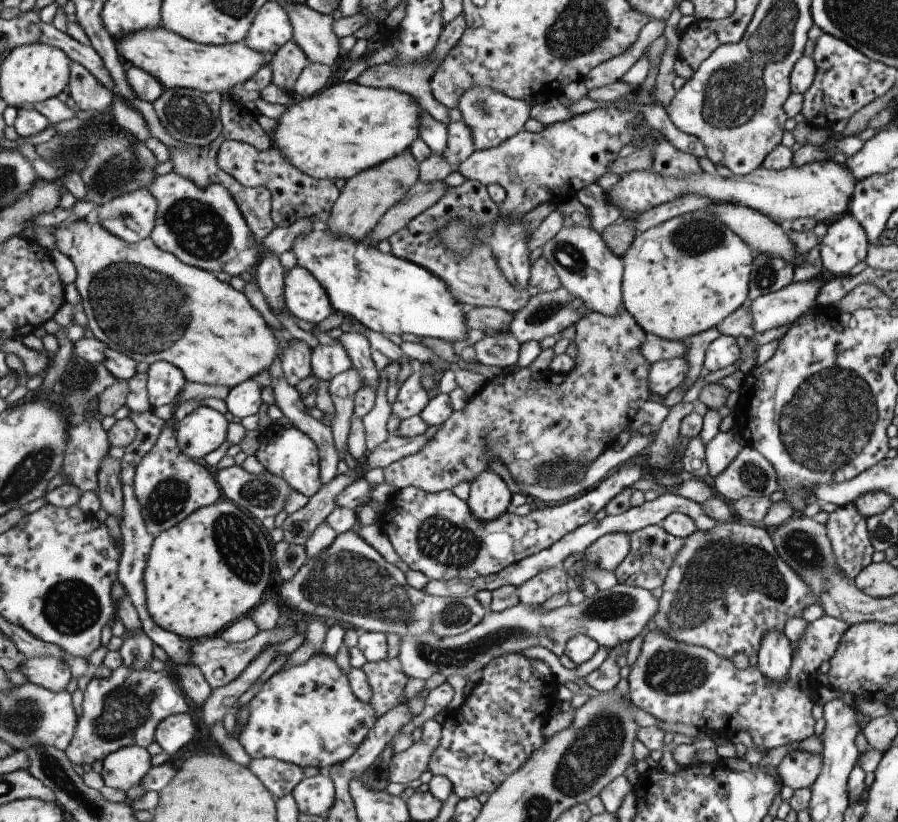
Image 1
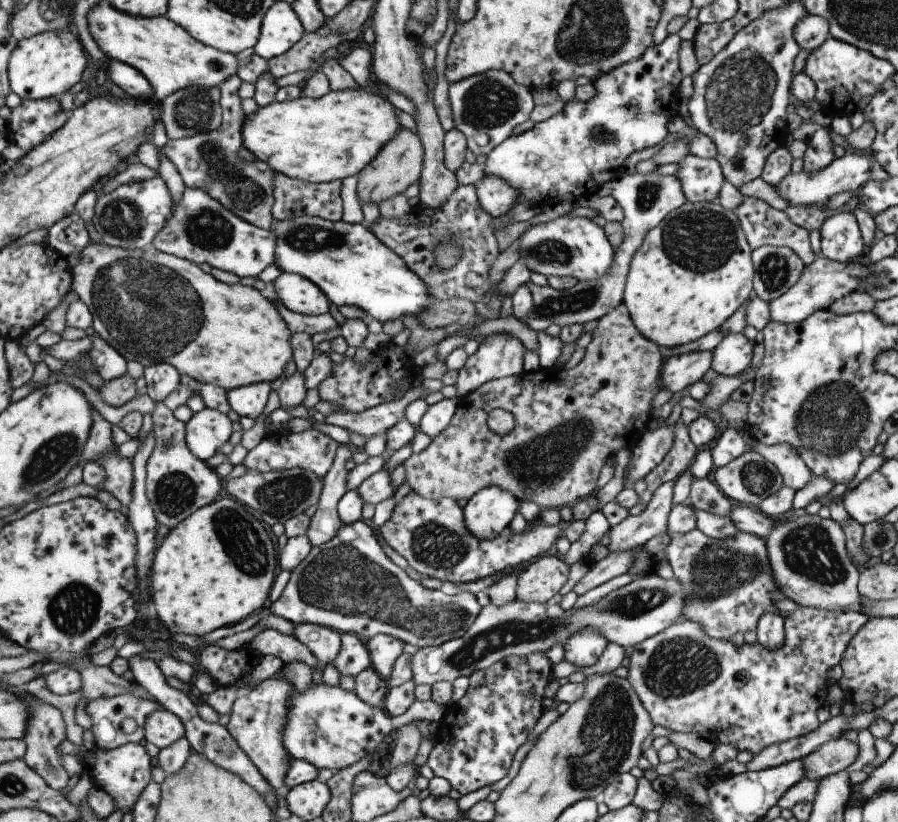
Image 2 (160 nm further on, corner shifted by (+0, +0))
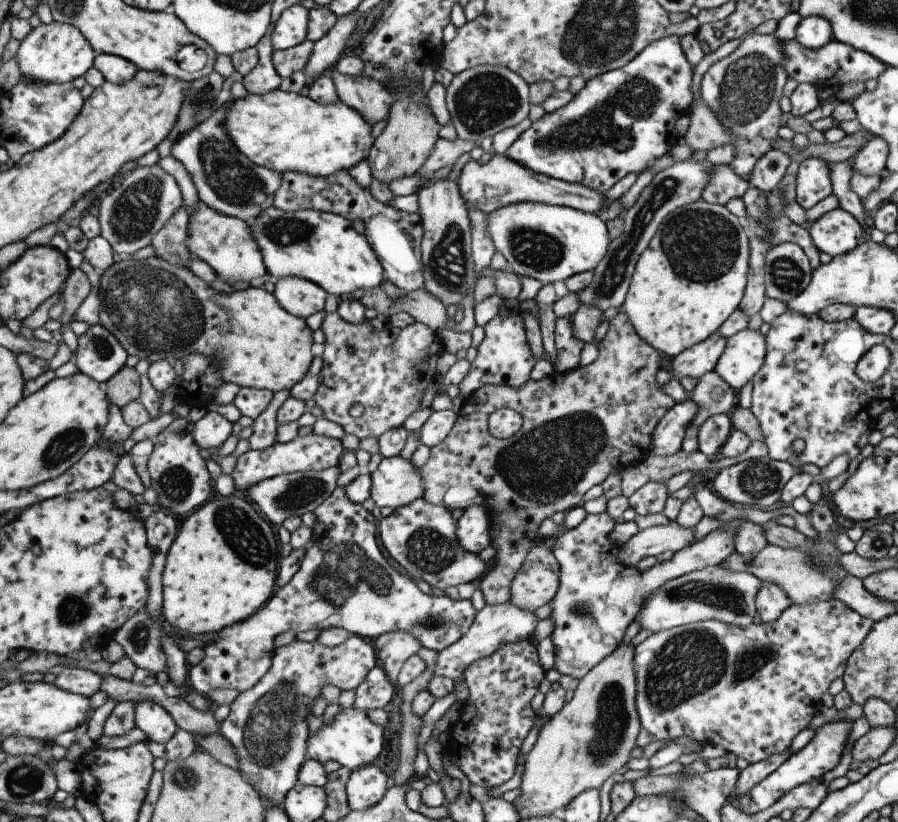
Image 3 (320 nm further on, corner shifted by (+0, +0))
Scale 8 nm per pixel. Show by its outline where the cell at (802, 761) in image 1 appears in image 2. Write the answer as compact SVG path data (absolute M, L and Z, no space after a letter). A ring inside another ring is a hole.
M840 736L828 740L801 759L805 769L804 778L821 779L839 771L846 771L856 759L857 753L856 742Z

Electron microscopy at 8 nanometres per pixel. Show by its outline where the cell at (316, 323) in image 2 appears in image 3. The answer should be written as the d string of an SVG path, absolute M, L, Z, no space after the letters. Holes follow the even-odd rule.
M337 310L326 314L321 330L326 340L324 366L318 375L320 387L313 399L322 409L324 418L336 422L345 432L354 434L359 439L371 436L378 440L387 431L402 427L407 418L420 414L419 402L423 400L431 383L437 382L438 360L445 352L444 342L437 336L436 330L414 321L412 325L402 329L392 328L387 324L379 331L371 326L369 319L356 325L345 320ZM353 404L363 406L364 412L361 416L351 416Z

